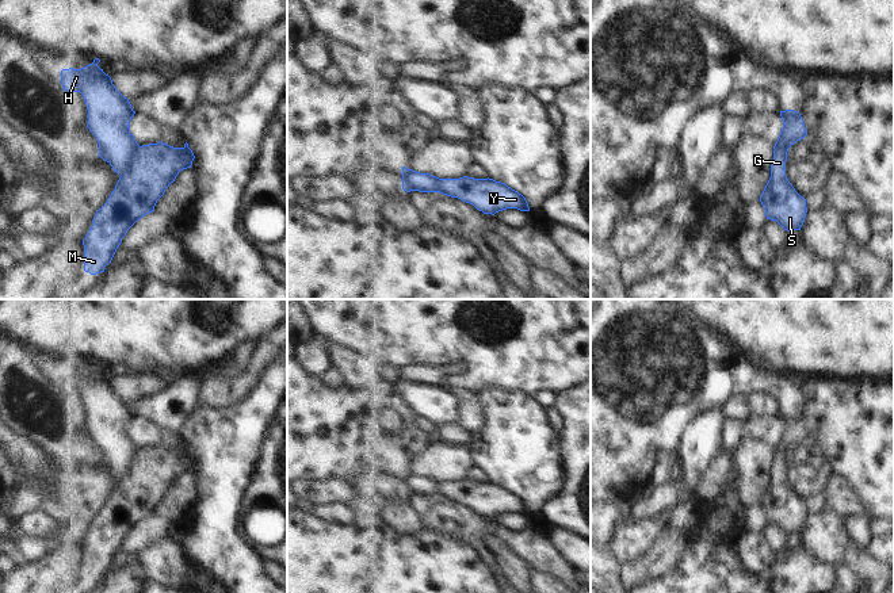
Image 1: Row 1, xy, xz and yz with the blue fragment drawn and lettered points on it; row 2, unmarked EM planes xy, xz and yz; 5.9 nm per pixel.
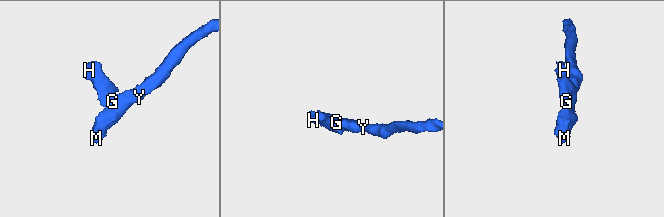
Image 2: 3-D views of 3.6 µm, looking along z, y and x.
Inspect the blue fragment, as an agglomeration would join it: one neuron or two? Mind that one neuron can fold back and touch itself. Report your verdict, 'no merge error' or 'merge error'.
merge error

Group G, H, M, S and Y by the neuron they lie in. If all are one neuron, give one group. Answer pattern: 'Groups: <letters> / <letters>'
Groups: G M S Y / H.

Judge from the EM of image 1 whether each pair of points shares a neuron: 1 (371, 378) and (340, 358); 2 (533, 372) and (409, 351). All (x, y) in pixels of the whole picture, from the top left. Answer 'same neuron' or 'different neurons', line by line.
1: same neuron
2: same neuron

